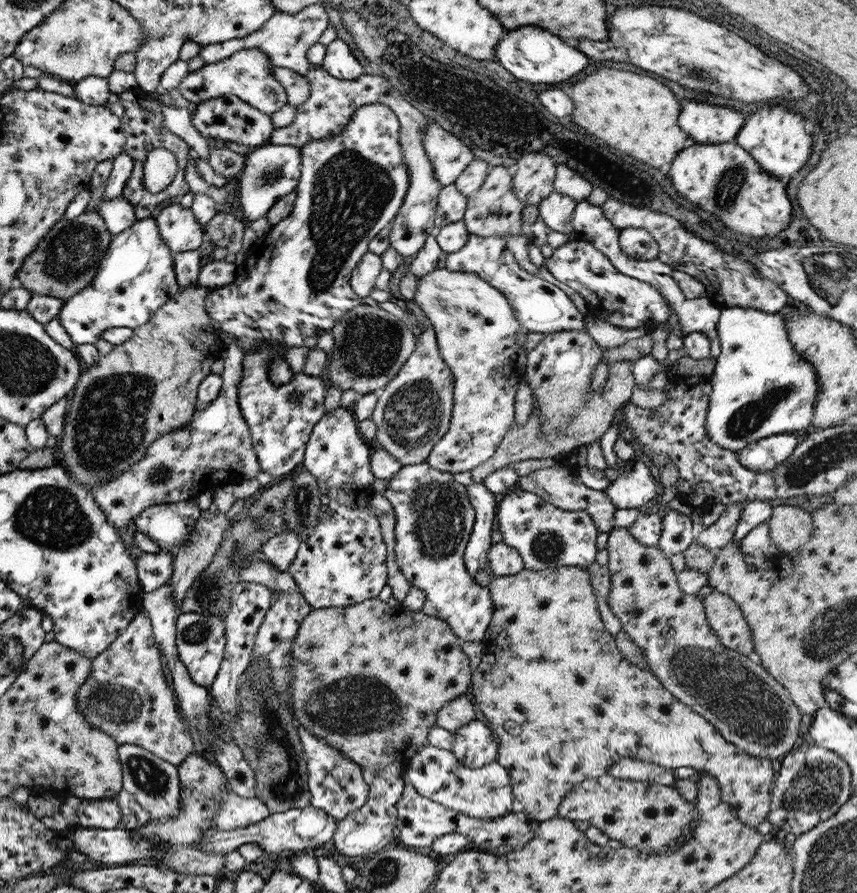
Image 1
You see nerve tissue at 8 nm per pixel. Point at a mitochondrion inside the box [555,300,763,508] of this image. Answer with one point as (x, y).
(565, 397)

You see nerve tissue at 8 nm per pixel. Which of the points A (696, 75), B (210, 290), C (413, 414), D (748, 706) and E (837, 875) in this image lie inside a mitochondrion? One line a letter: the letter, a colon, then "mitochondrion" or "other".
A: mitochondrion
B: other
C: mitochondrion
D: mitochondrion
E: mitochondrion

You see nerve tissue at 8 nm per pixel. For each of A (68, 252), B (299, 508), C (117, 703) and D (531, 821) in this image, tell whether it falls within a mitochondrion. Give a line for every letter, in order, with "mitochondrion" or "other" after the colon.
A: mitochondrion
B: mitochondrion
C: mitochondrion
D: other

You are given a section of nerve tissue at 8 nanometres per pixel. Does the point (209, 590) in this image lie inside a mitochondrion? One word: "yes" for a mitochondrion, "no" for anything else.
yes

